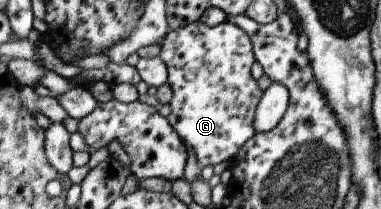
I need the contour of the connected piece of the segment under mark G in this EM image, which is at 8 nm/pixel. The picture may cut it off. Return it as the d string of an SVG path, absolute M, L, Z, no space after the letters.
M197 20L193 24L187 24L185 28L169 31L161 45L160 57L167 67L168 83L172 88L171 114L167 120L187 148L195 152L201 168L215 166L225 160L230 162L237 156L241 146L256 133L253 128L253 118L264 93L251 75L251 68L256 58L249 36L237 24L225 22L210 27Z

